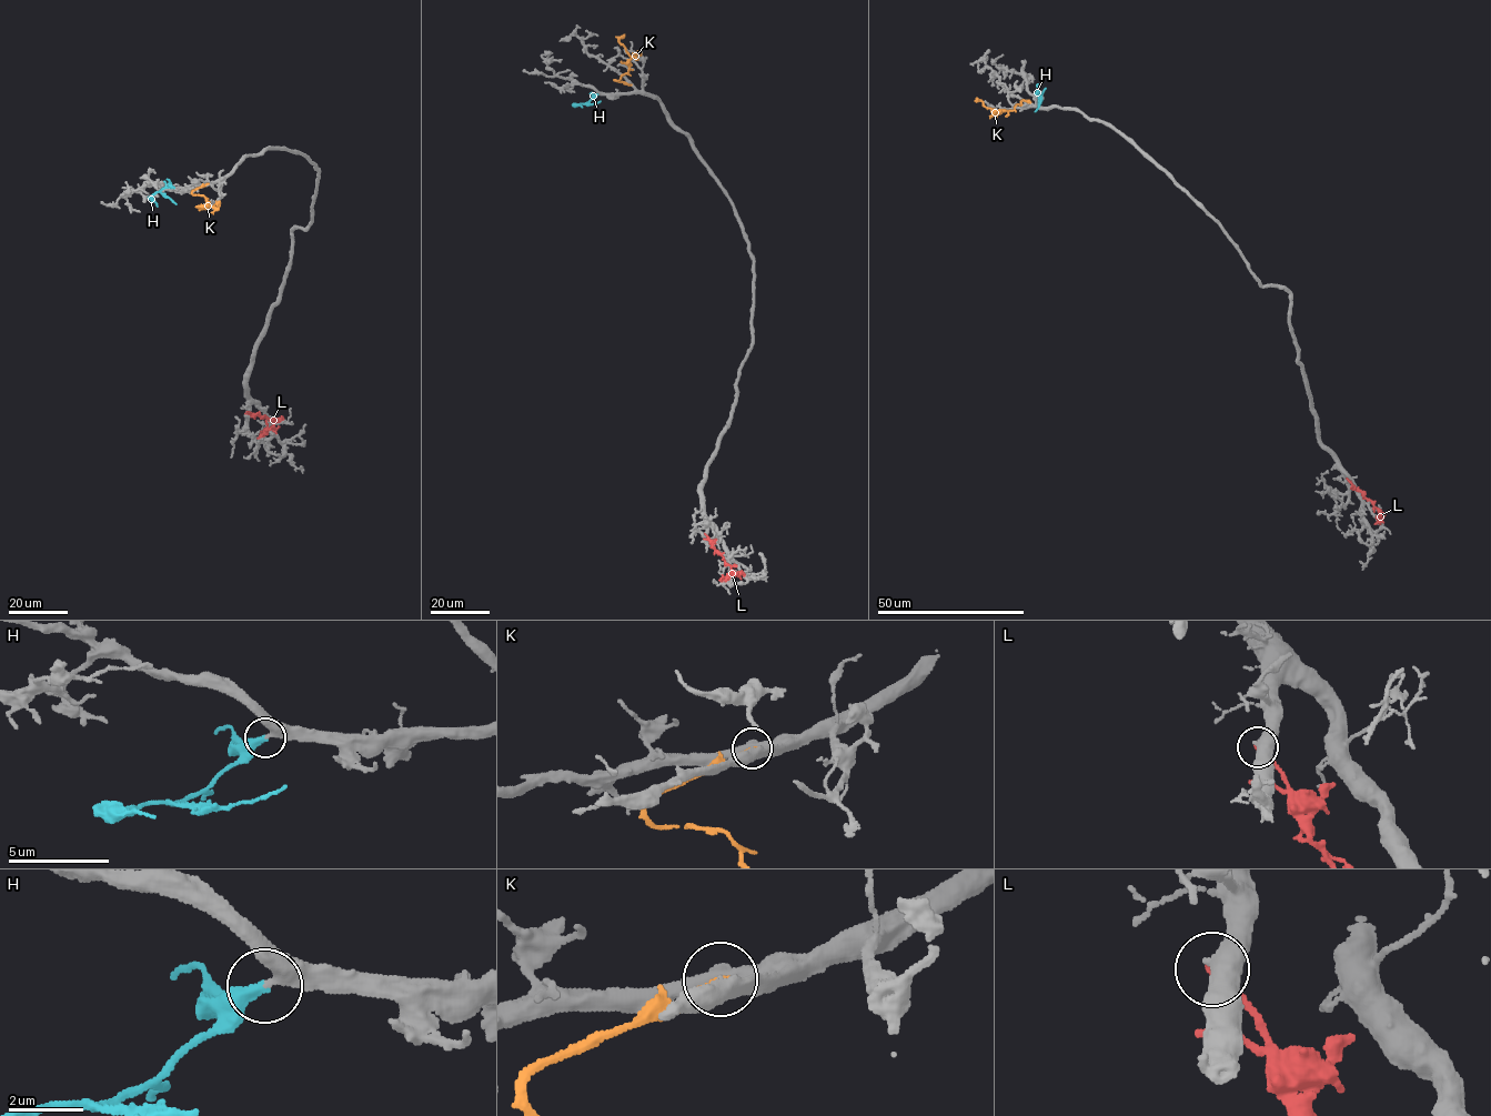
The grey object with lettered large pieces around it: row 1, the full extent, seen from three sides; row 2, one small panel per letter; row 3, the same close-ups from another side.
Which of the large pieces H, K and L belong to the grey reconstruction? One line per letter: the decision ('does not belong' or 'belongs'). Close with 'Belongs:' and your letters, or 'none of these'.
H: belongs
K: does not belong
L: does not belong
Belongs: H

